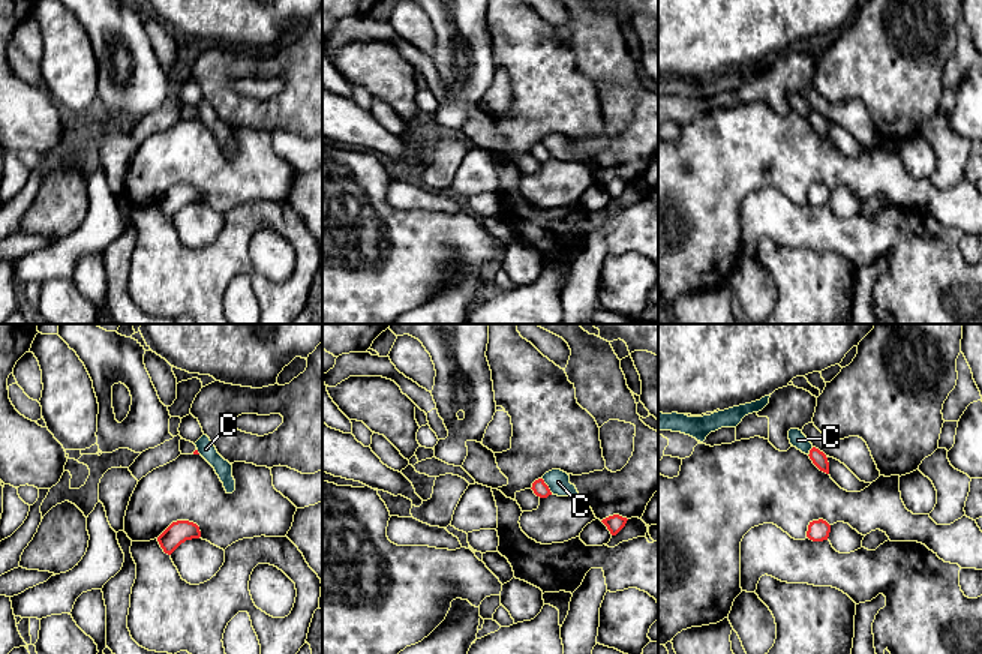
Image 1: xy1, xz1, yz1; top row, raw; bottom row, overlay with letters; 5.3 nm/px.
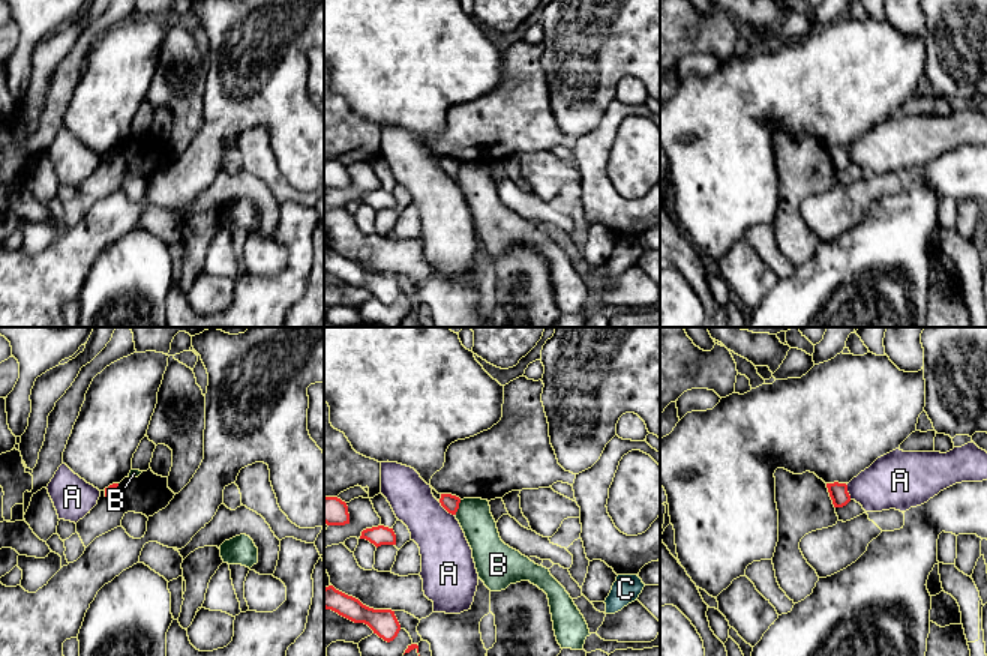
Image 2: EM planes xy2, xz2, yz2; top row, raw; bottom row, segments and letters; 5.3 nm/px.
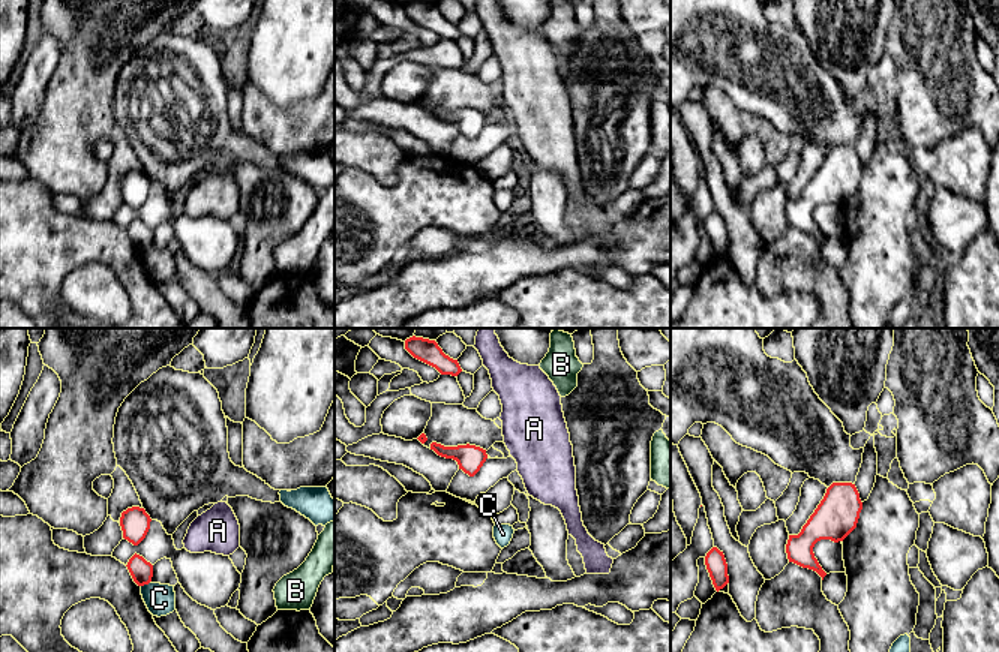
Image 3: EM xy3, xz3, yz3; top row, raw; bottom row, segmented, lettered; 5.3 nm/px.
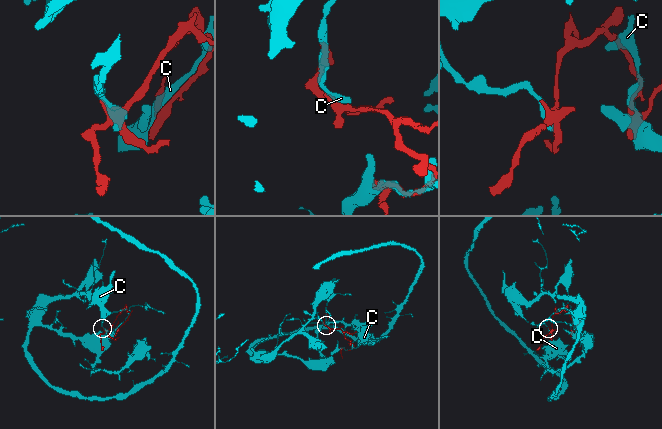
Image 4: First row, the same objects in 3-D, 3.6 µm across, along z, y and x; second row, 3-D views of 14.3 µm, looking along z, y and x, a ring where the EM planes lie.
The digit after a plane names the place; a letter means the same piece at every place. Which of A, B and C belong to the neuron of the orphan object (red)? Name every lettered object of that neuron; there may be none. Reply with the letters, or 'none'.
none

